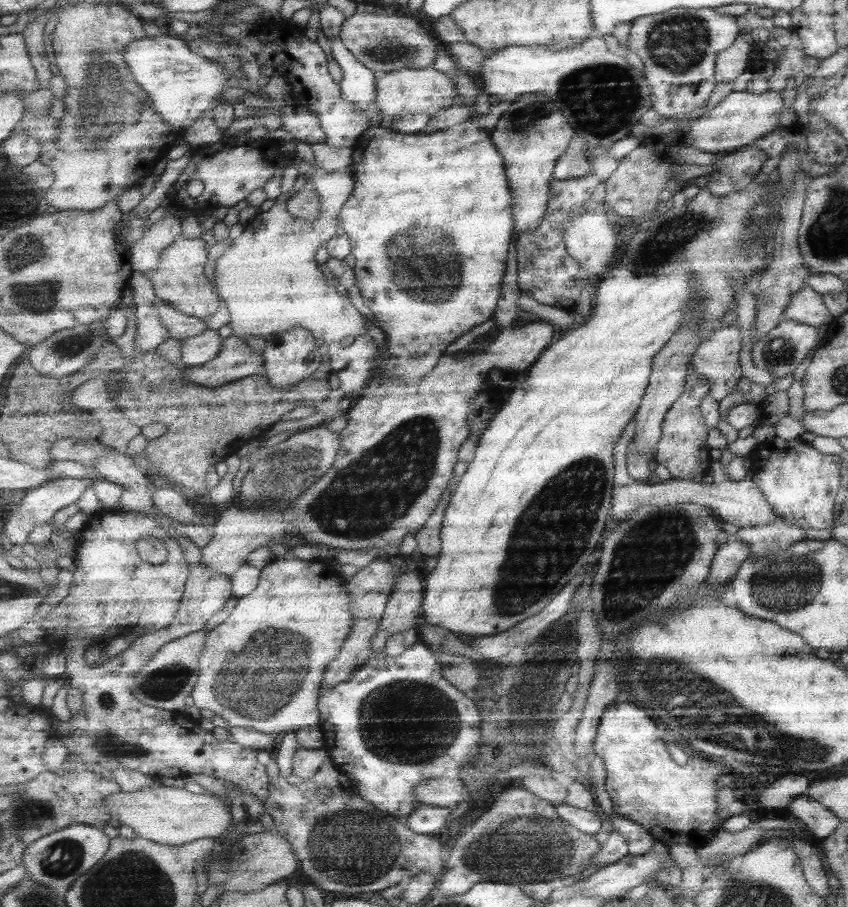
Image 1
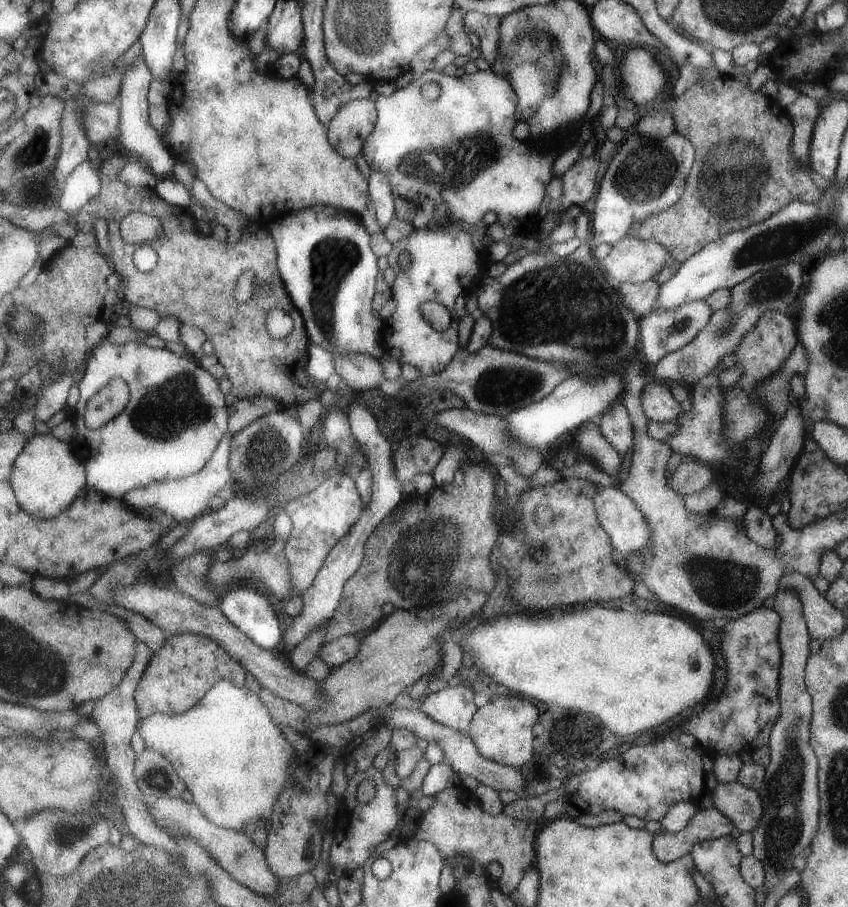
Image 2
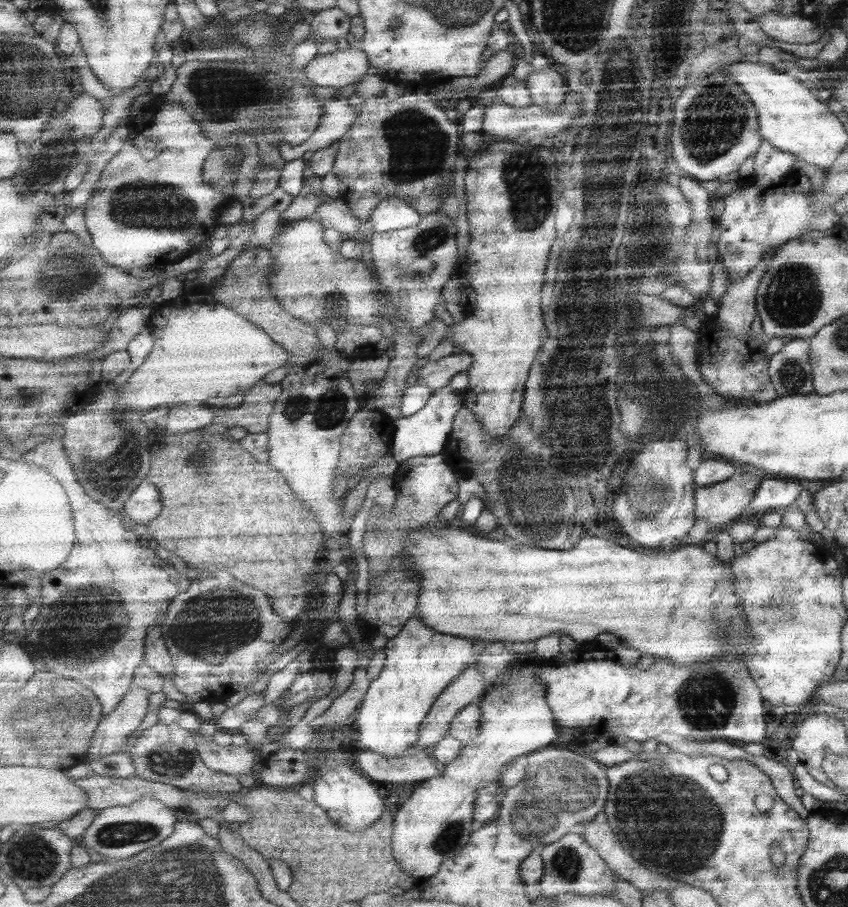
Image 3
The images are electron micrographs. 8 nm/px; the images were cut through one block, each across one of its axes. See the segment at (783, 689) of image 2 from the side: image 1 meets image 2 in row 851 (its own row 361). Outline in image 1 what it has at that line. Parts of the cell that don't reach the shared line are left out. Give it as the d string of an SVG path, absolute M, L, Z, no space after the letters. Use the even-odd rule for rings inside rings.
M783 320L773 330L769 330L769 334L765 334L761 340L753 342L753 350L751 350L753 366L761 368L761 370L767 370L769 376L775 376L777 380L789 378L793 374L793 370L807 358L809 350L813 350L815 346L821 344L817 334L819 334L819 328Z

